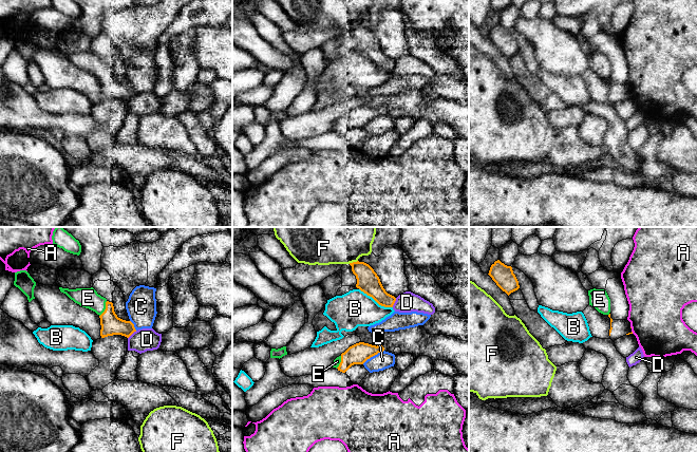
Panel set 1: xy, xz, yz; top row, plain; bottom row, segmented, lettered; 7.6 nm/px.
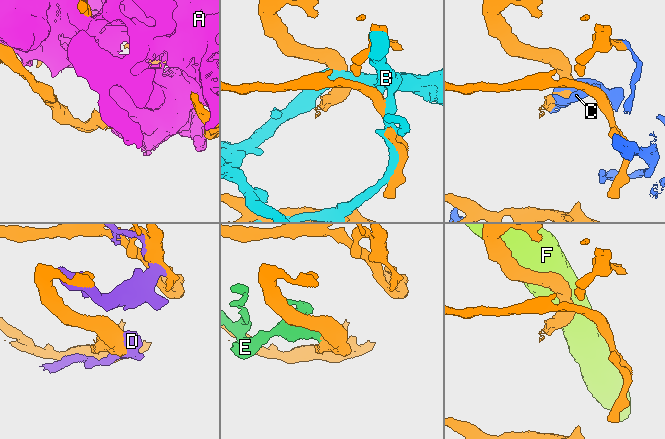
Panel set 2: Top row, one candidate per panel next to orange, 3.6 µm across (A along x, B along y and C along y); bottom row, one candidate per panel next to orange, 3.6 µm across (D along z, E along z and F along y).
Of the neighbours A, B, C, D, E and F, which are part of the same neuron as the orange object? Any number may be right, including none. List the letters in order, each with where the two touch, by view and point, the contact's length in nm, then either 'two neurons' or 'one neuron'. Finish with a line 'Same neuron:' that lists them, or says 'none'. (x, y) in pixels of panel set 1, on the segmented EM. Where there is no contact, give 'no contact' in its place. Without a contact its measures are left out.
A: no contact | two neurons
B: xz (376, 301) | 300 nm | two neurons
C: xz (373, 355) | 200 nm | two neurons
D: xz (394, 302) | 80 nm | two neurons
E: xy (106, 308) | 130 nm | one neuron
F: xz (353, 262) | 80 nm | two neurons
Same neuron: E

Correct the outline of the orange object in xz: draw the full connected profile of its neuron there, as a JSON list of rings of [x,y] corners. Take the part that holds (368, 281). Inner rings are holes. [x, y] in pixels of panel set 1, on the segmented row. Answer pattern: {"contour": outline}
{"contour": [[[357,261],[350,265],[357,279],[357,288],[372,297],[379,305],[393,307],[396,298],[385,291],[379,277],[369,264]]]}

